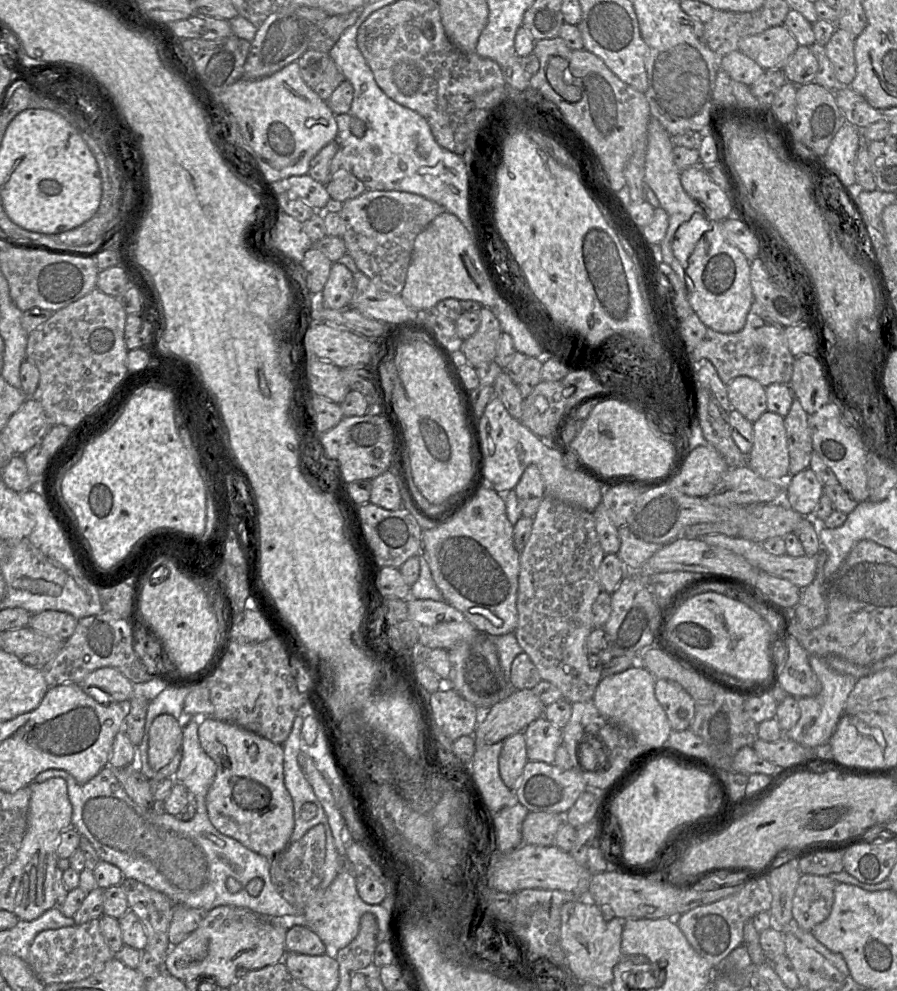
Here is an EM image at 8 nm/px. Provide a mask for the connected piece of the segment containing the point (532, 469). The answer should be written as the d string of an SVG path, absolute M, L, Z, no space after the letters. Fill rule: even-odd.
M529 465L514 488L522 516L533 518L545 496L545 485L536 465Z

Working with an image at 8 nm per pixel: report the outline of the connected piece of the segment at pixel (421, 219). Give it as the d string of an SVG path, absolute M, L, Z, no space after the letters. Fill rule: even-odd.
M366 190L341 203L346 253L381 292L400 295L417 235L445 208L421 195L404 191Z

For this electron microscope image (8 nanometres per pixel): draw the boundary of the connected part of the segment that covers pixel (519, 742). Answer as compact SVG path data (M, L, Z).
M524 731L503 741L499 756L499 773L508 788L514 791L517 789L517 784L528 761Z

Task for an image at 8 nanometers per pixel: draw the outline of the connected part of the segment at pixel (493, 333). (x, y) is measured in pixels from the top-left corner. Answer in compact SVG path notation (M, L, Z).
M482 307L479 316L478 329L462 341L460 348L467 362L474 368L494 361L497 341L502 332L497 318L489 308Z

